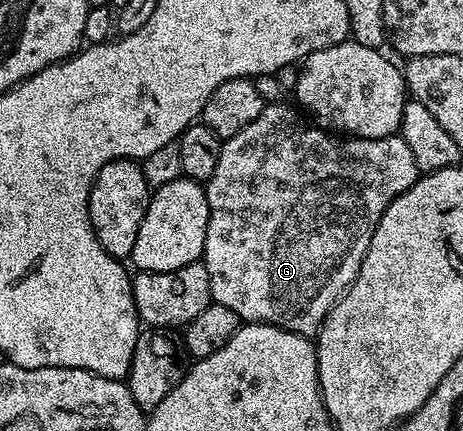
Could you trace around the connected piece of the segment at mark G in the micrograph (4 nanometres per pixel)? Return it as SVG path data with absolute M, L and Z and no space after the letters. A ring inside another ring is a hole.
M285 103L267 104L266 109L260 114L260 118L256 118L252 122L248 122L248 126L244 126L244 130L240 130L240 134L225 137L222 149L220 150L220 162L216 166L216 174L212 174L210 180L205 181L204 187L206 197L208 198L208 234L204 238L204 250L202 251L201 263L206 265L208 270L208 282L210 283L211 301L220 306L228 306L228 310L232 310L232 314L238 316L239 321L249 322L252 324L271 324L277 328L283 328L289 332L299 332L300 335L310 338L321 328L324 318L330 313L330 308L338 301L339 296L345 292L346 287L356 278L356 274L360 270L360 266L364 262L364 254L368 250L368 246L372 242L372 234L376 230L376 226L380 222L380 218L384 214L384 210L388 210L388 206L400 194L404 194L414 185L414 181L418 179L420 173L416 166L416 158L412 158L412 150L408 150L408 142L402 140L401 135L385 136L384 138L360 138L359 136L346 136L335 134L333 131L327 130L317 123L311 122L309 119L301 120L296 113L290 108L285 108Z

